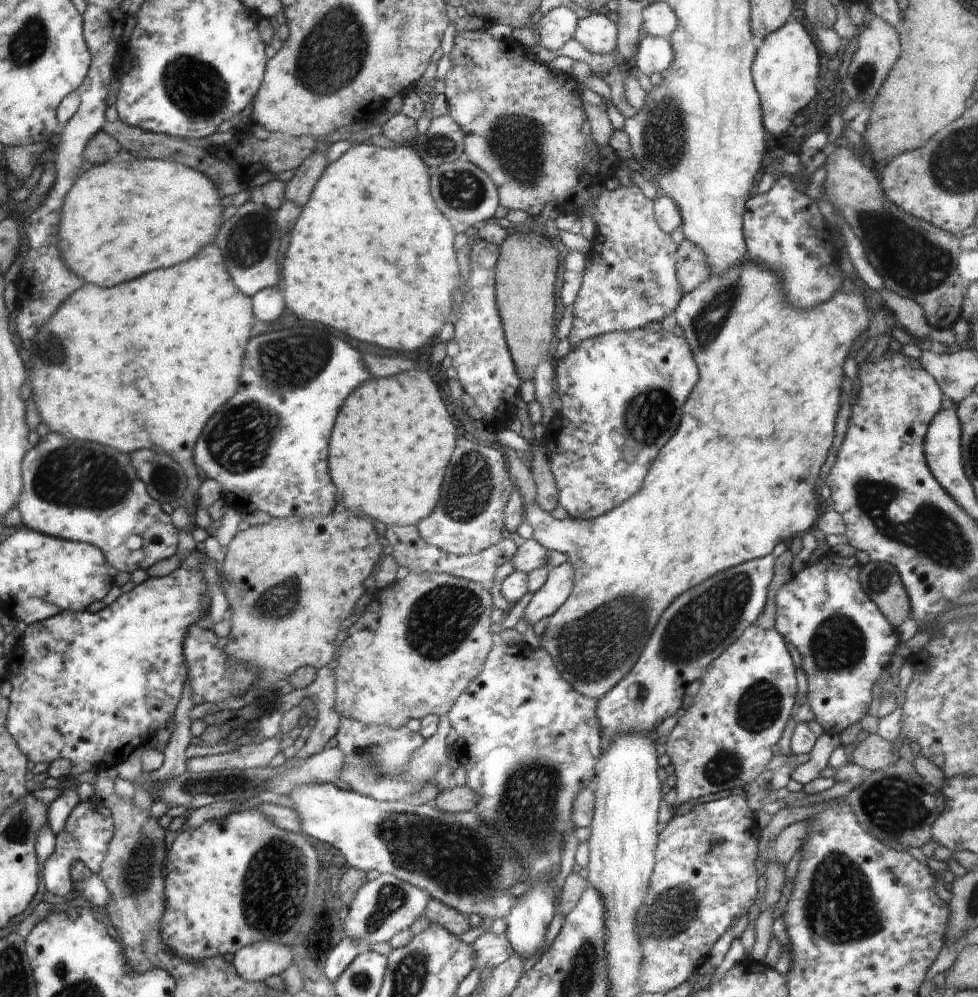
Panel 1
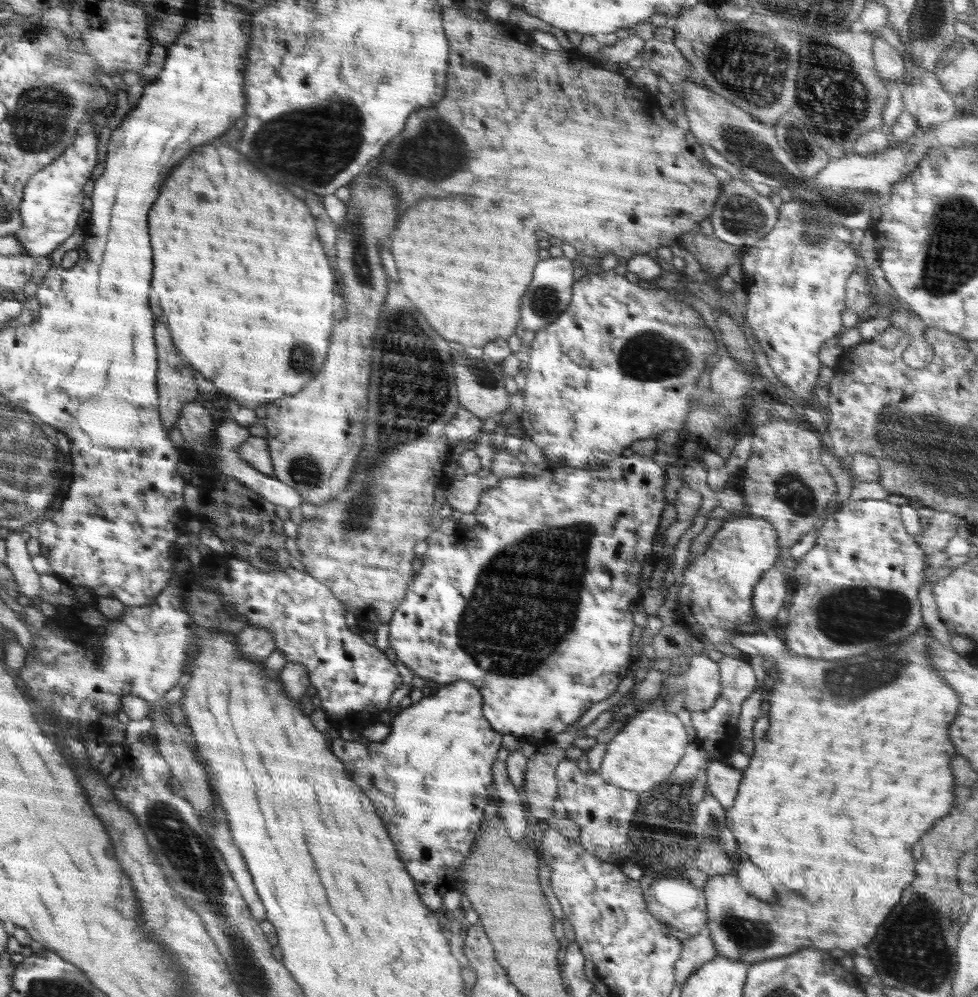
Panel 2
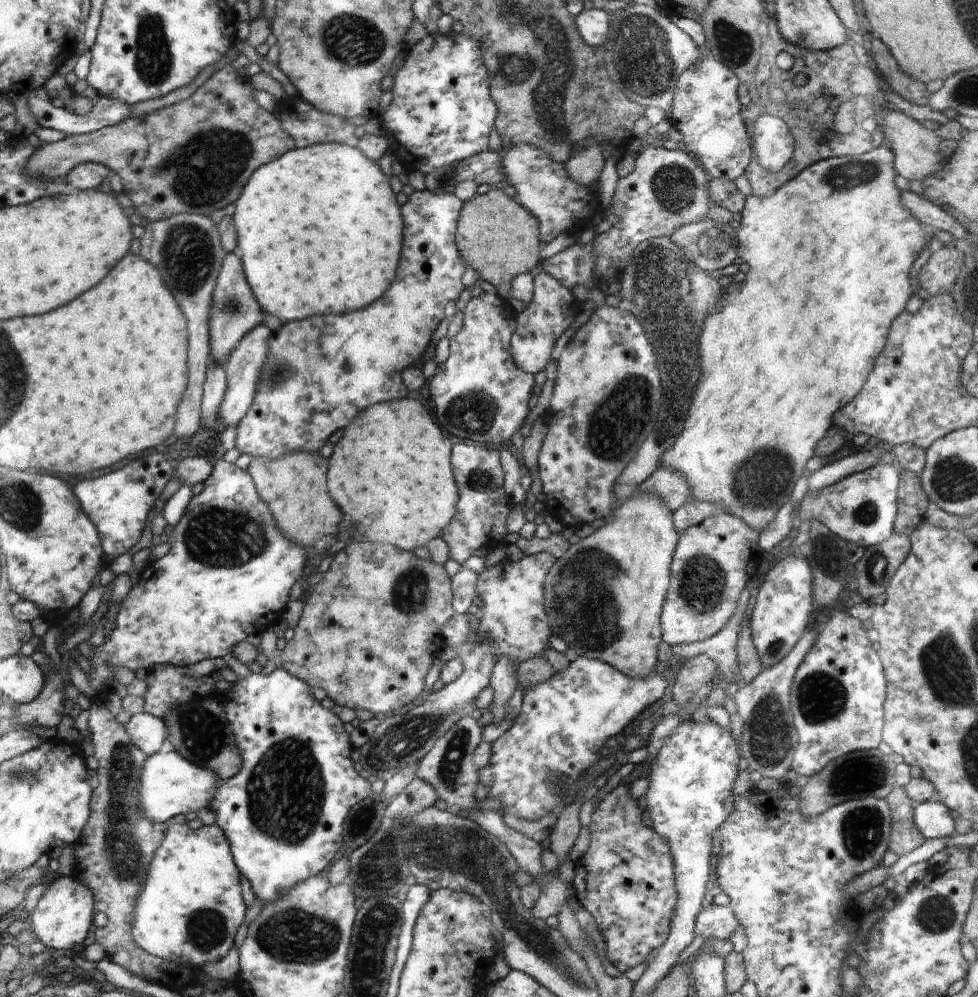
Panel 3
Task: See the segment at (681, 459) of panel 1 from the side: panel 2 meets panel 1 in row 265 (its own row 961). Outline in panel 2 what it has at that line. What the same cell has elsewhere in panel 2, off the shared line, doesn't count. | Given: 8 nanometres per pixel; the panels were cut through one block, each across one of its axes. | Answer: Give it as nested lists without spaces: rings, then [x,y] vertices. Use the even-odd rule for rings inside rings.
[[[923,624],[915,634],[908,636],[896,645],[885,644],[883,648],[872,649],[863,656],[821,660],[792,653],[776,635],[776,632],[768,627],[757,634],[740,633],[730,636],[728,642],[734,648],[738,648],[747,657],[752,655],[764,657],[766,662],[774,665],[773,671],[779,676],[778,682],[766,699],[770,705],[769,730],[762,739],[755,741],[749,766],[743,770],[734,806],[724,810],[726,811],[728,829],[738,840],[738,848],[746,852],[748,860],[752,860],[758,868],[764,870],[764,874],[770,878],[770,882],[774,886],[776,898],[772,900],[772,904],[760,902],[758,898],[750,900],[750,896],[748,896],[746,898],[748,902],[728,902],[724,906],[707,906],[708,924],[706,924],[704,931],[712,937],[716,954],[750,966],[758,961],[791,955],[800,951],[800,948],[808,948],[808,946],[822,948],[822,950],[842,948],[842,950],[854,952],[854,948],[864,946],[872,940],[878,926],[885,922],[886,917],[902,898],[904,888],[908,888],[916,879],[917,872],[914,868],[916,868],[917,860],[912,856],[912,846],[941,817],[946,816],[954,808],[954,802],[956,802],[956,793],[954,793],[956,782],[954,782],[954,774],[950,768],[950,760],[952,760],[952,756],[956,756],[956,748],[952,746],[952,742],[948,738],[948,726],[958,715],[960,696],[931,666],[928,644],[934,638],[932,632]]]

